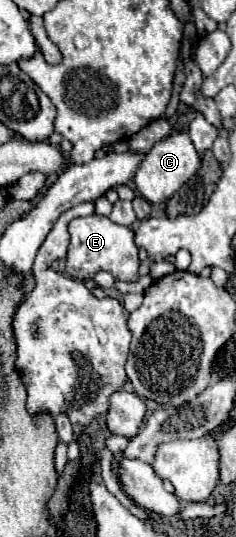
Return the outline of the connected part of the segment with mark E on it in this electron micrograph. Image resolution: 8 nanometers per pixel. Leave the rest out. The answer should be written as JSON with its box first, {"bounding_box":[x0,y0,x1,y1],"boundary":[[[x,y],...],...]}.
{"bounding_box":[66,215,138,281],"boundary":[[[88,215],[70,221],[70,245],[68,245],[68,259],[66,259],[66,273],[74,279],[88,281],[98,271],[112,273],[118,281],[138,281],[138,247],[134,243],[134,231],[130,227],[118,225],[104,215]]]}

